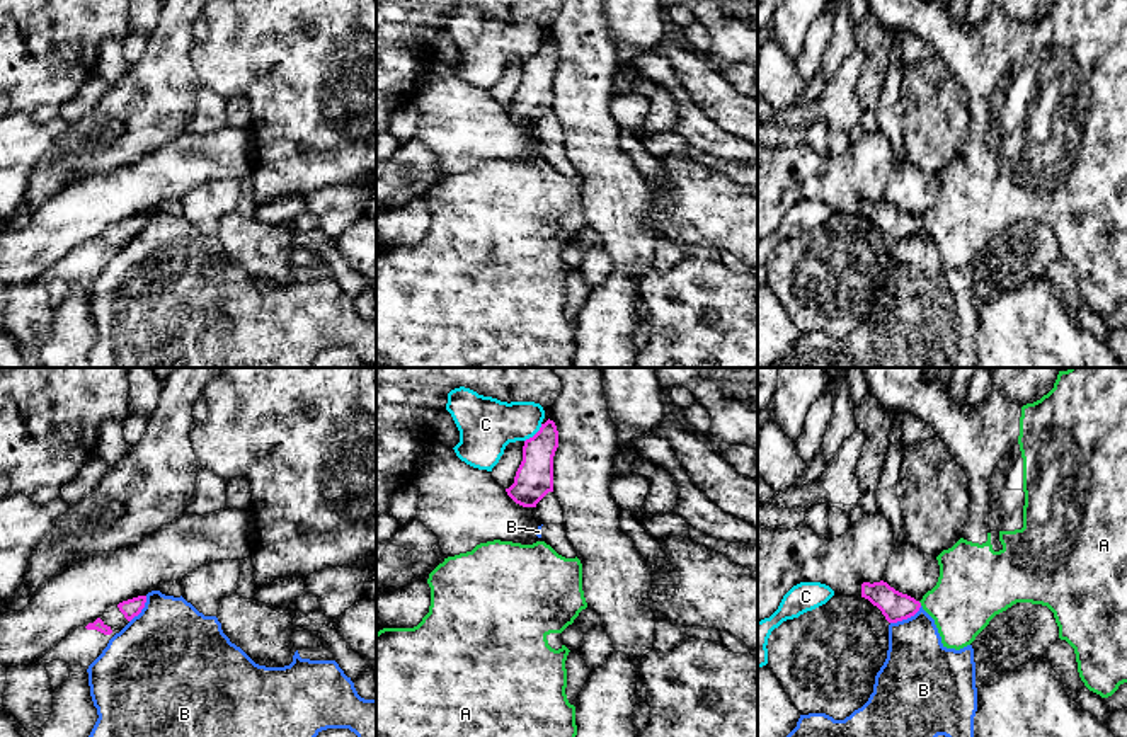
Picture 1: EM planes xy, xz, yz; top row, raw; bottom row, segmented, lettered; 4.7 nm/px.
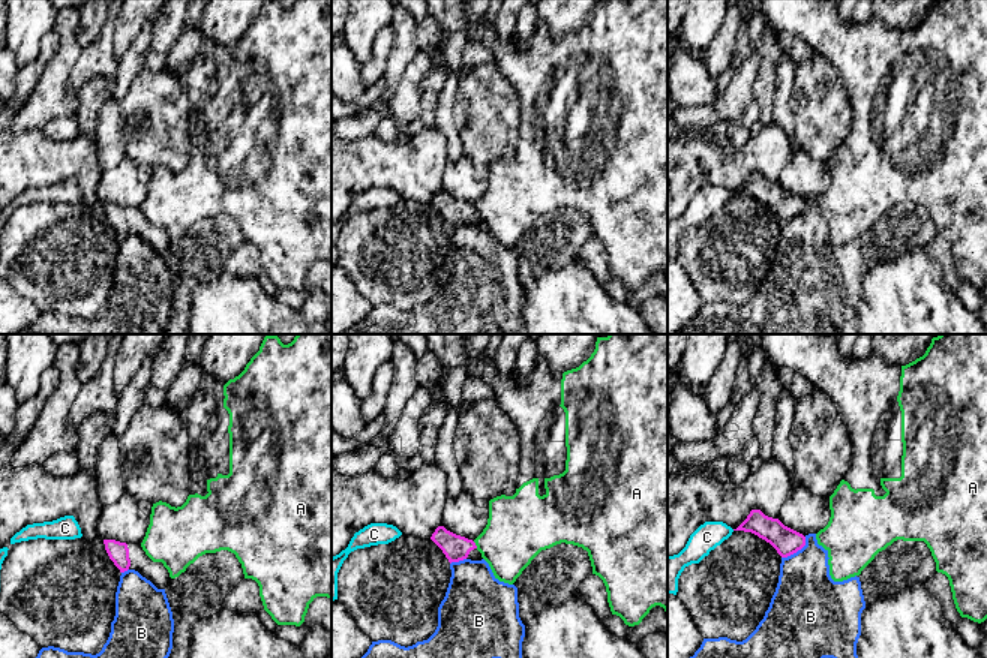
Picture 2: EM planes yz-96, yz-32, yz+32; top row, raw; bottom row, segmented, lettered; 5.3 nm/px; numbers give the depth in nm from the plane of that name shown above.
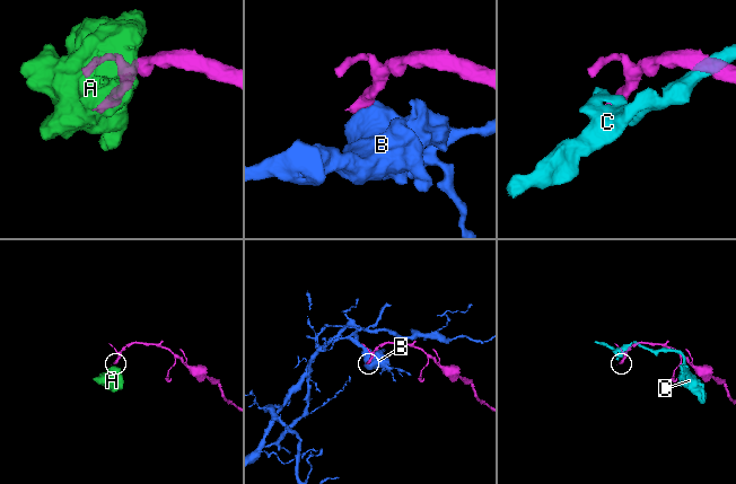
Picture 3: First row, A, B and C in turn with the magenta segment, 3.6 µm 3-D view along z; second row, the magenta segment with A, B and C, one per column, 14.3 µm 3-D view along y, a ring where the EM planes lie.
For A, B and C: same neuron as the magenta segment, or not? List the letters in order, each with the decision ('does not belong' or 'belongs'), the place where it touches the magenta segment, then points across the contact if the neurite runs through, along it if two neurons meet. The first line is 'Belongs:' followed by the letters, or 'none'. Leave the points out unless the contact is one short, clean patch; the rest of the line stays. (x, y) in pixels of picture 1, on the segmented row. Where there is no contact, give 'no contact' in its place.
Belongs: none
A: does not belong | yz (920, 603) | along yz (918, 601), (921, 605)
B: does not belong | yz (906, 618) | along yz (921, 606), (913, 615), (891, 623)
C: does not belong | xz (535, 434) | along xz (542, 424), (525, 441)

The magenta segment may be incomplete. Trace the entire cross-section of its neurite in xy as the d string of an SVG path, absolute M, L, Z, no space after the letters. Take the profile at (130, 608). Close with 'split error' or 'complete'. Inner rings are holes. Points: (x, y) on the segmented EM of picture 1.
M138 596L107 608L100 618L78 626L37 662L46 666L53 660L63 660L70 666L89 667L109 640L141 613L145 603L146 596Z; split error

